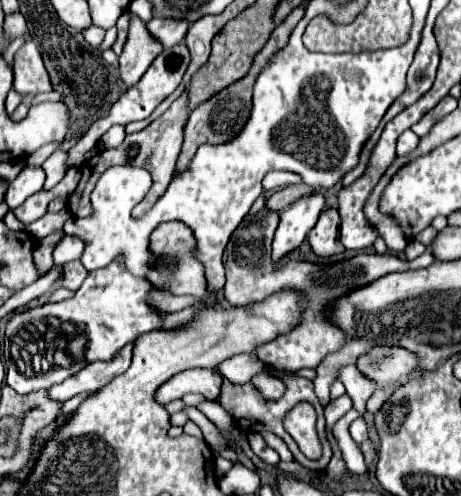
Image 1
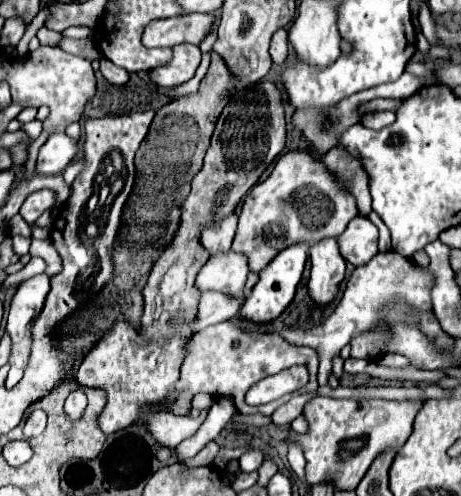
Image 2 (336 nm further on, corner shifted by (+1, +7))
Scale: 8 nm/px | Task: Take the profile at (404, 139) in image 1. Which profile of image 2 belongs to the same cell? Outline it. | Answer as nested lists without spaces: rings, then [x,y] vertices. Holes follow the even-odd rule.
[[[373,112],[373,114],[365,114],[361,124],[371,128],[371,130],[383,130],[385,126],[395,122],[395,114],[393,112]]]

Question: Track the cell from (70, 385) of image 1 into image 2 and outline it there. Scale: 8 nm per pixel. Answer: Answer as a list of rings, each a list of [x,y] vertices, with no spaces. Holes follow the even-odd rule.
[[[203,292],[203,298],[197,308],[197,316],[189,326],[195,332],[201,332],[211,324],[219,324],[229,318],[235,318],[239,308],[241,308],[241,302],[237,298],[225,296],[221,292]]]

